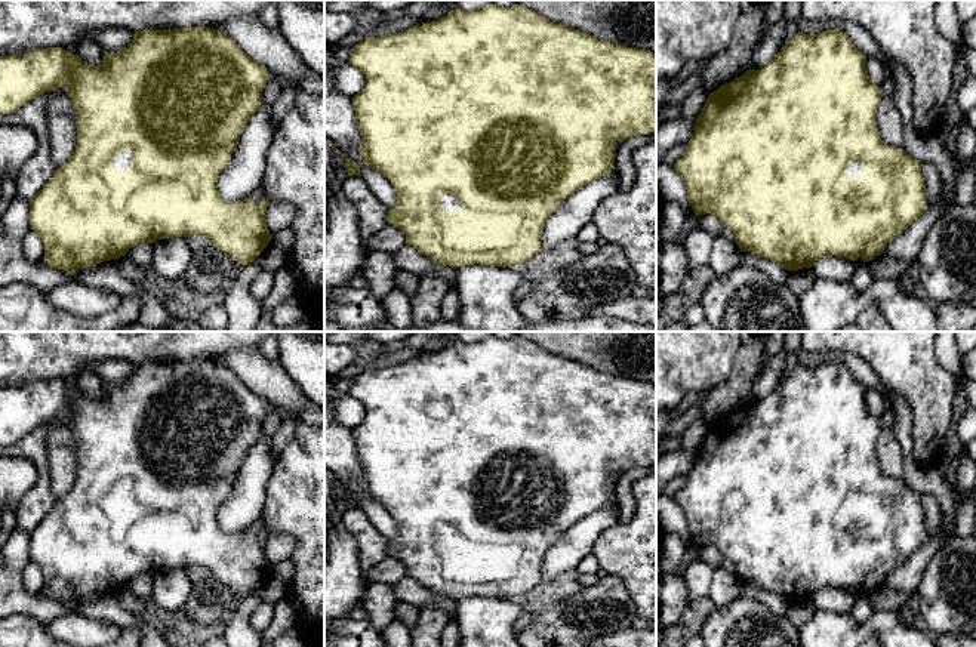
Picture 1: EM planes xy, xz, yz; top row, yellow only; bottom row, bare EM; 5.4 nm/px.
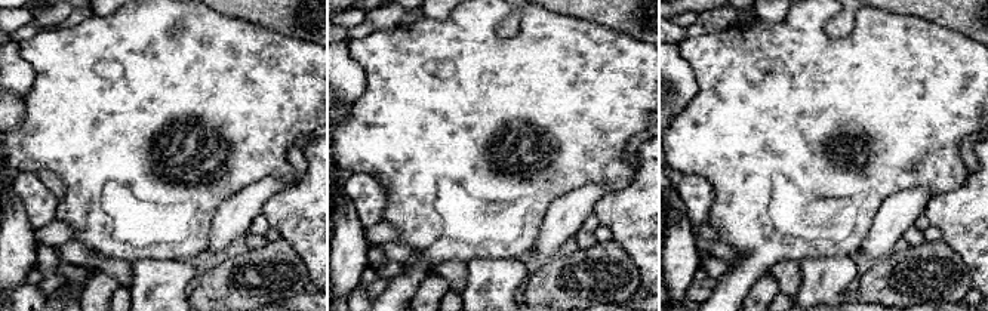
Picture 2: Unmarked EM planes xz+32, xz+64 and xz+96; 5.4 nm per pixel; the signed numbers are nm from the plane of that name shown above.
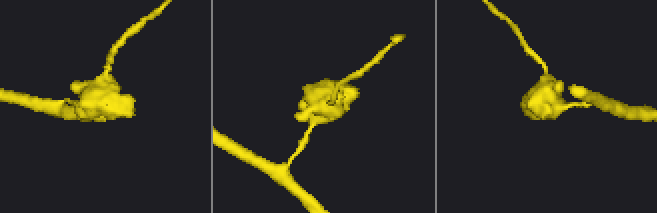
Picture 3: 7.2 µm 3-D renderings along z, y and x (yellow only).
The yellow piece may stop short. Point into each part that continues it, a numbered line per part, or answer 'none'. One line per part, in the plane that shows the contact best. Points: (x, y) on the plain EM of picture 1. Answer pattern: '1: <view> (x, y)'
1: xz (446, 532)

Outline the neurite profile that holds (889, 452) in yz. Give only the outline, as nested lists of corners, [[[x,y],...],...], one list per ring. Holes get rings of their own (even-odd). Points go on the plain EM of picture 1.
[[[883,428],[875,443],[875,455],[881,472],[890,478],[902,480],[903,455],[892,429]]]

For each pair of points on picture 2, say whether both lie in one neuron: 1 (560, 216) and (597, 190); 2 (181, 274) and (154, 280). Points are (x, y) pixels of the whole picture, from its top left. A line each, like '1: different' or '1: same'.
1: same
2: same

